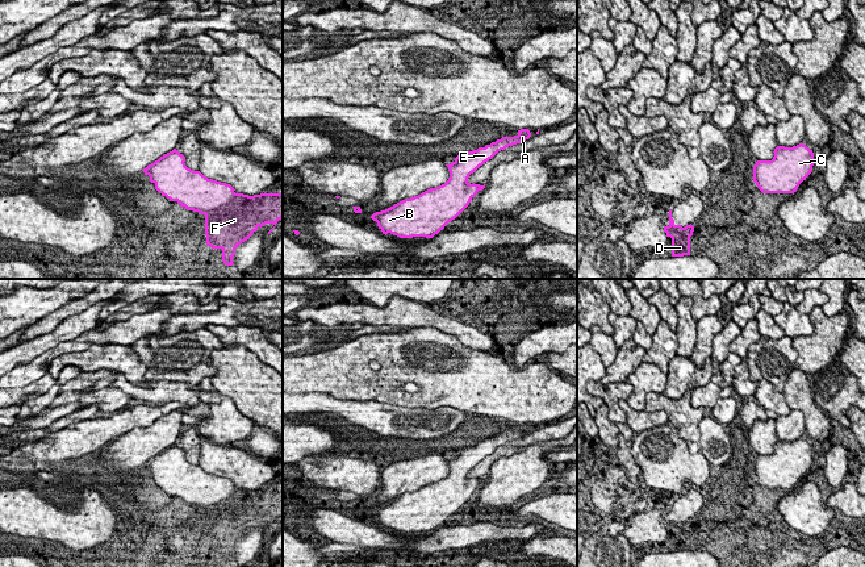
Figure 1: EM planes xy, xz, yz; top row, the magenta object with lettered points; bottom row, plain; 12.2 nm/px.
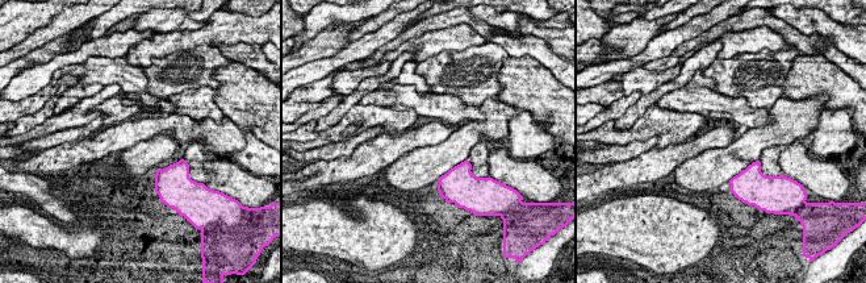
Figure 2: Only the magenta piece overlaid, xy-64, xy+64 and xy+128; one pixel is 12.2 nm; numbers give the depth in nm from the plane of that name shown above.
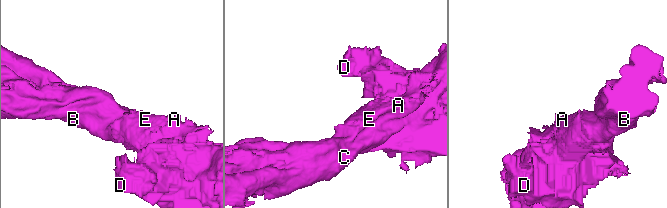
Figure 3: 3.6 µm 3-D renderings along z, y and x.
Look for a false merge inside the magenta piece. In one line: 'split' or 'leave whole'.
leave whole

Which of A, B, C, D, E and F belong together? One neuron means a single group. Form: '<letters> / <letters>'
A B C D E F

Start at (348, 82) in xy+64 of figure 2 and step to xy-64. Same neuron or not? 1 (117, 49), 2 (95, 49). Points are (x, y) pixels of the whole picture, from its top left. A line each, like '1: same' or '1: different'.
1: different
2: different

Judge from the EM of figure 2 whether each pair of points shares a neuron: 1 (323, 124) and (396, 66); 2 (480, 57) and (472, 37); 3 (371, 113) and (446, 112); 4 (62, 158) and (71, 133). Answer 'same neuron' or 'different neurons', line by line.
1: same neuron
2: different neurons
3: different neurons
4: different neurons

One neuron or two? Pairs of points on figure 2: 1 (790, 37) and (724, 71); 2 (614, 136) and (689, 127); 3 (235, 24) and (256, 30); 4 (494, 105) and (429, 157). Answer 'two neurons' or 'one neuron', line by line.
1: two neurons
2: one neuron
3: one neuron
4: one neuron

